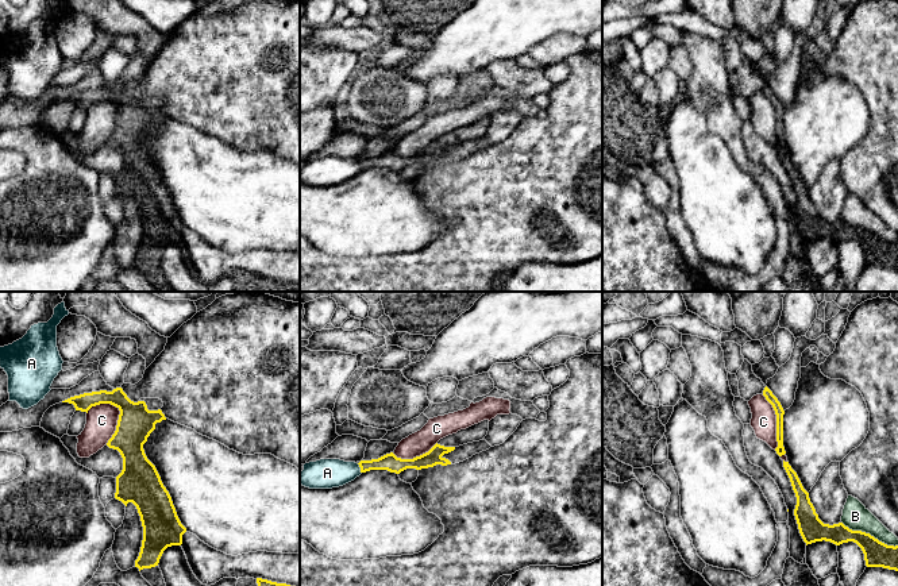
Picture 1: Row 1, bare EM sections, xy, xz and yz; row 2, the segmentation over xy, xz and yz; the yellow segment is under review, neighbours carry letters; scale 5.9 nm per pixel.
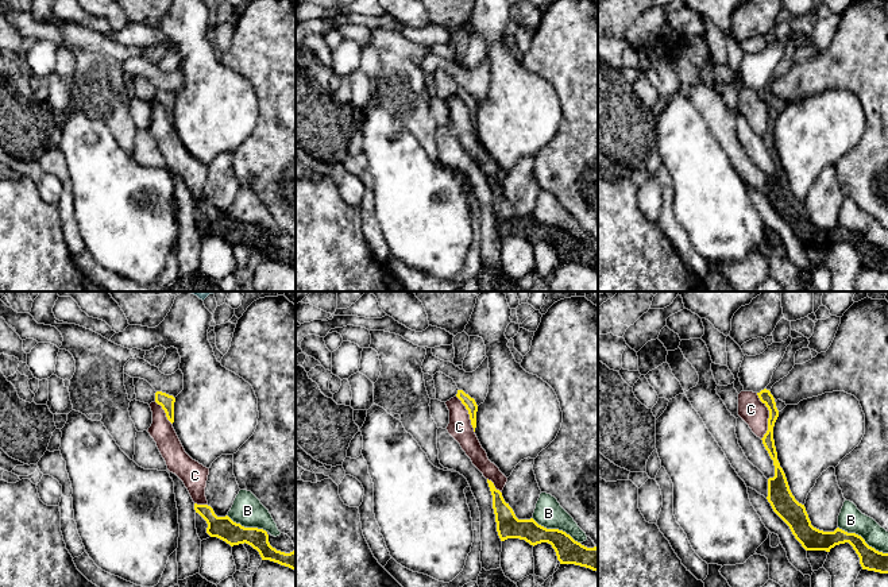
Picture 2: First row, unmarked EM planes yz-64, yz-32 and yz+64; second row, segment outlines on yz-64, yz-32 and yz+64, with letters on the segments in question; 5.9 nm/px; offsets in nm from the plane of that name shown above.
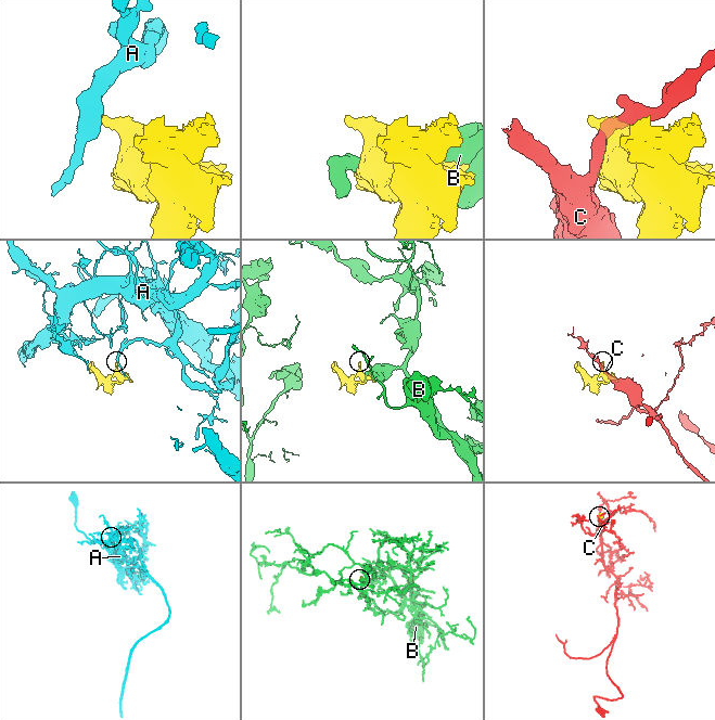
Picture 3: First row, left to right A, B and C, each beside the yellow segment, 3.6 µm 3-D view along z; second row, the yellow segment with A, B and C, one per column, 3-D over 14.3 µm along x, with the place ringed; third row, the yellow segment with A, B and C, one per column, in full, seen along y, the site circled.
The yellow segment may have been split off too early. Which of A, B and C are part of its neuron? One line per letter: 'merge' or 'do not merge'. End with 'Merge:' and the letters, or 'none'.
A: do not merge
B: do not merge
C: do not merge
Merge: none

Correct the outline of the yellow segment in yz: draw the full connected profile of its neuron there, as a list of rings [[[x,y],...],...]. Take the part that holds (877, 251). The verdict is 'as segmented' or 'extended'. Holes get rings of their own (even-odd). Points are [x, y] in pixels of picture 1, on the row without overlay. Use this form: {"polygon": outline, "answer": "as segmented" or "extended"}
{"polygon": [[[783,158],[783,165],[797,194],[794,213],[806,243],[822,238],[836,243],[853,239],[862,246],[867,265],[883,265],[898,269],[898,243],[887,243],[870,231],[849,227],[843,220],[824,221],[818,216],[809,190],[803,186],[797,170],[789,159]]], "answer": "as segmented"}

